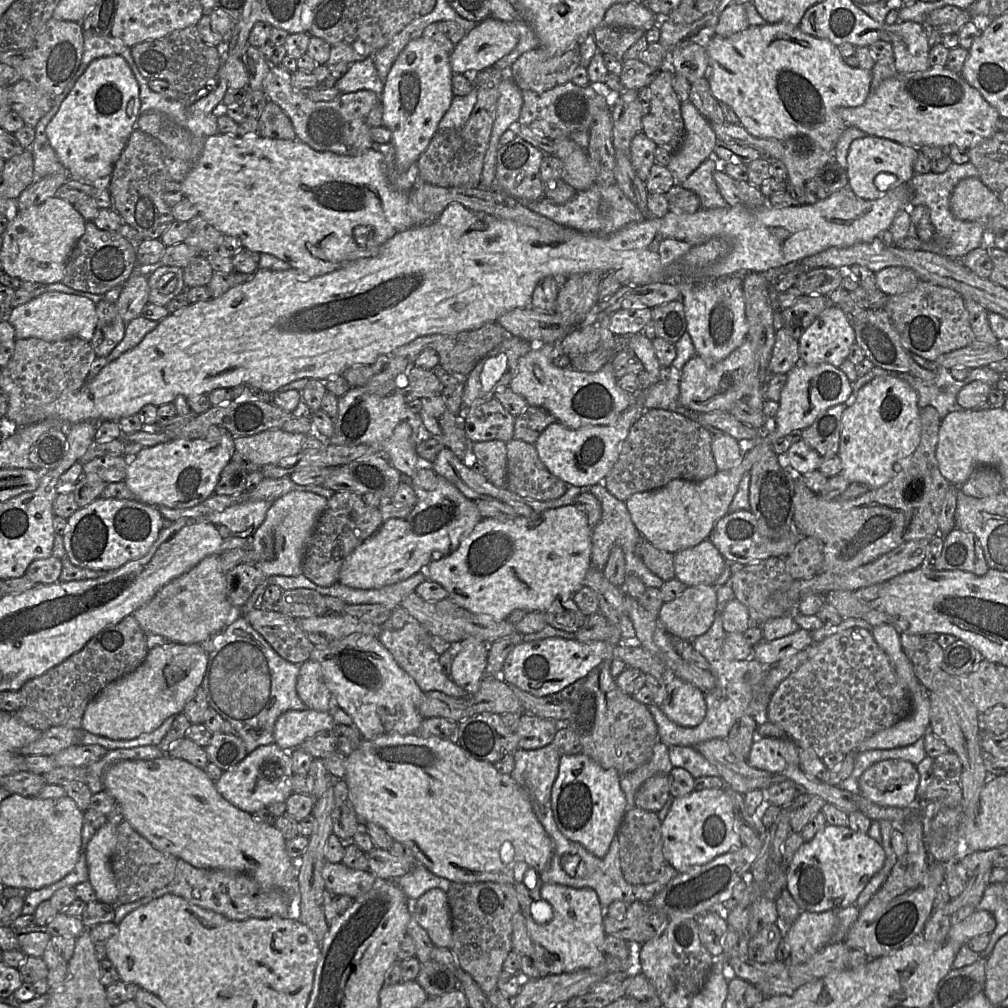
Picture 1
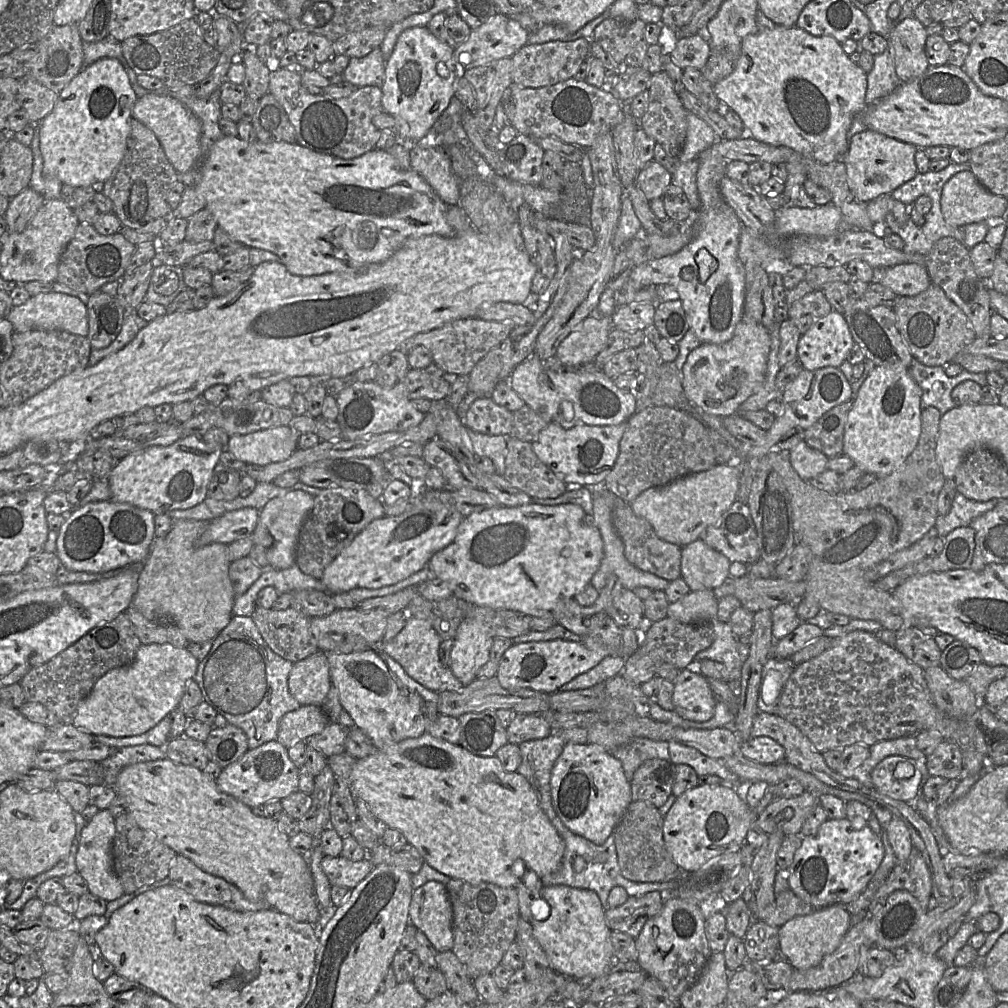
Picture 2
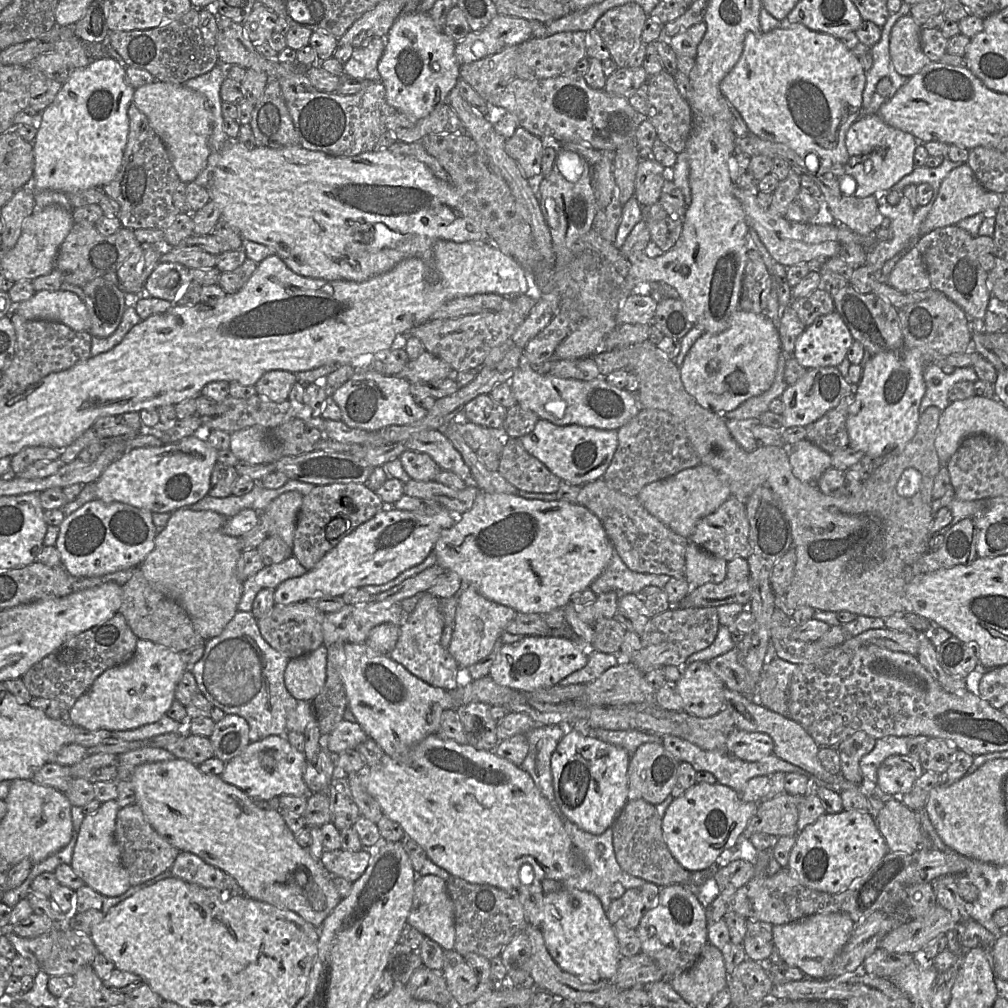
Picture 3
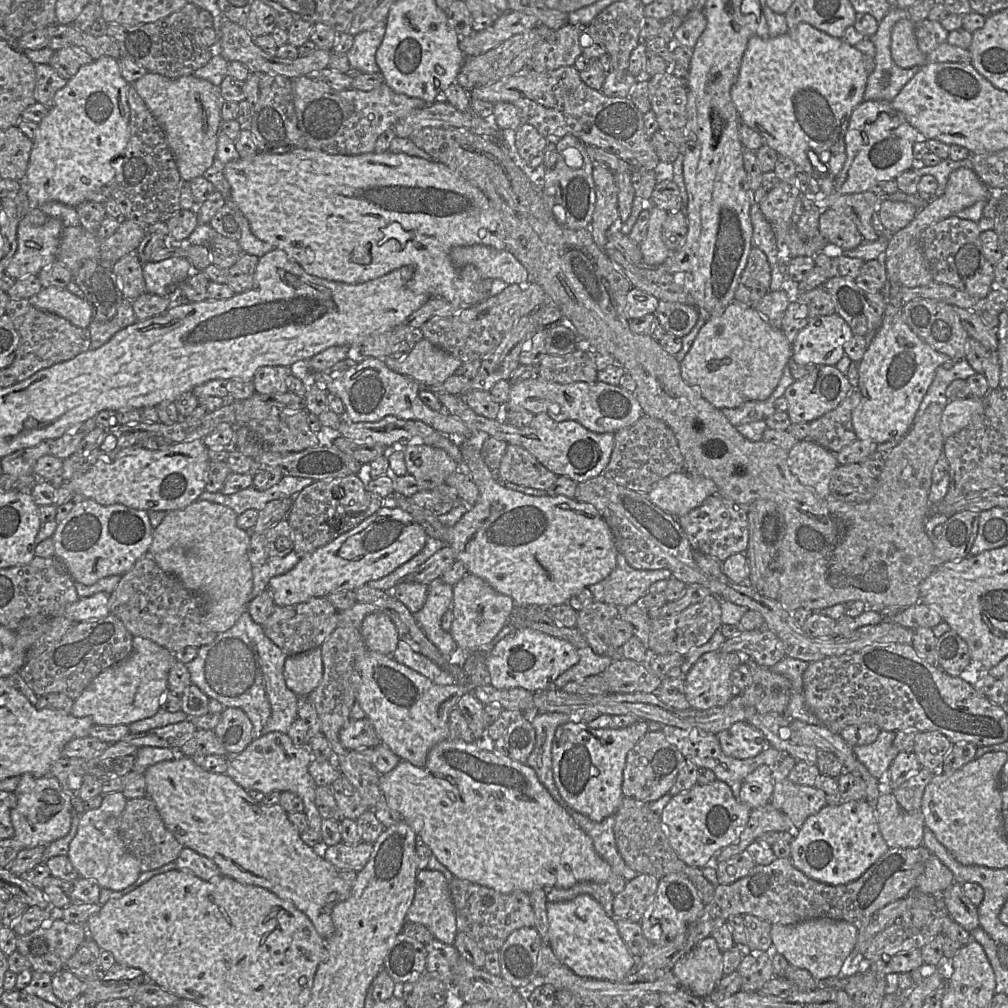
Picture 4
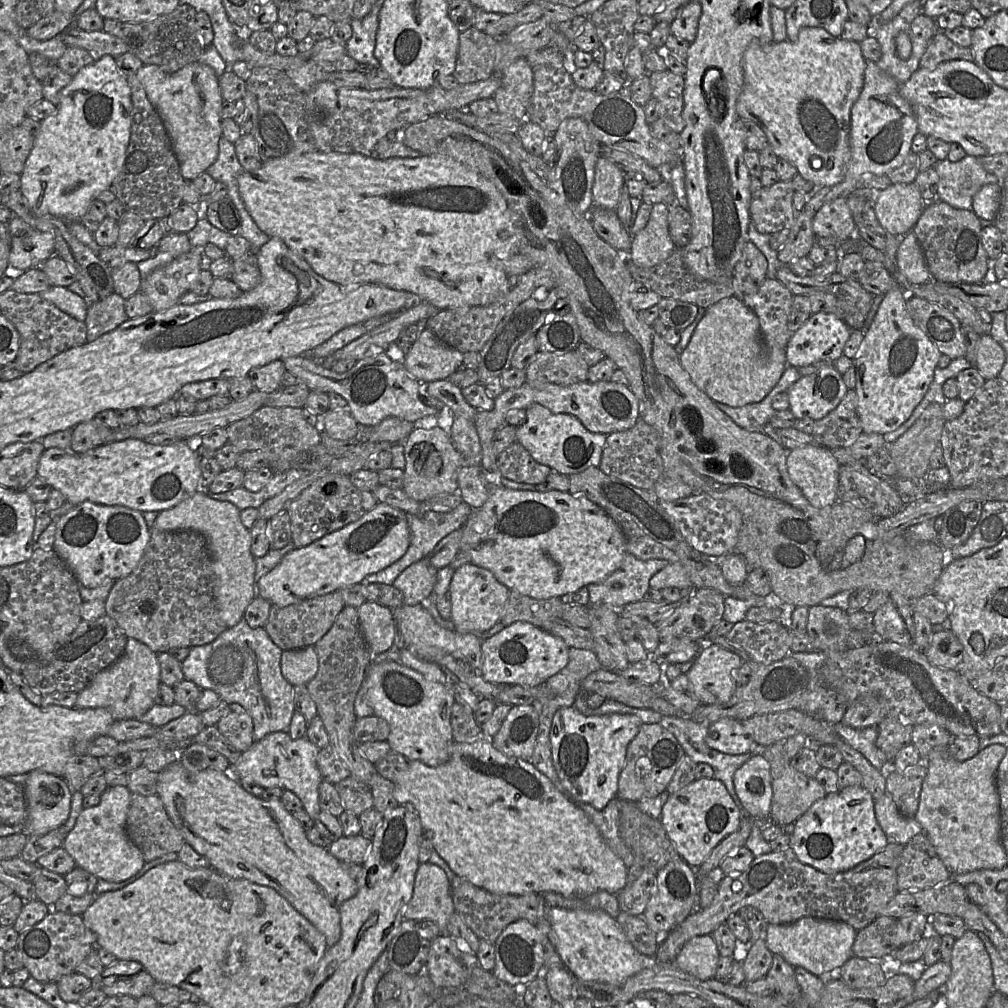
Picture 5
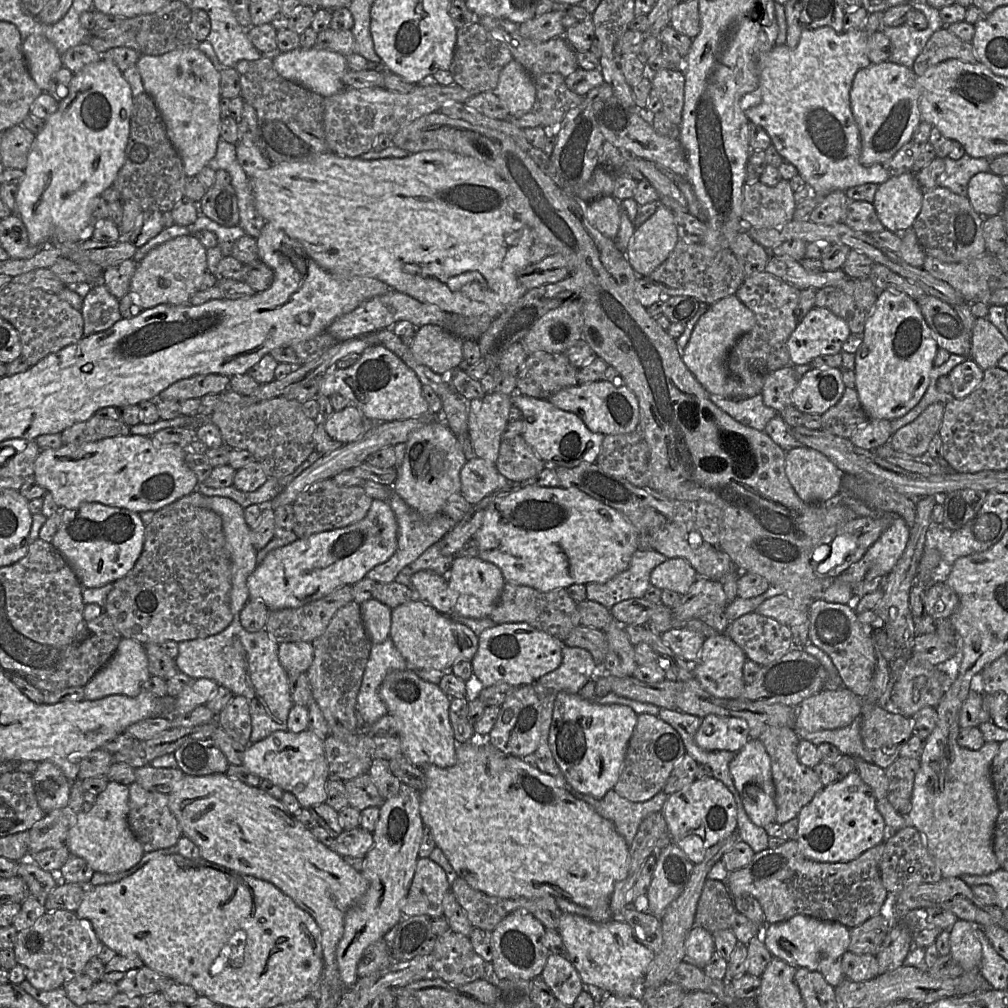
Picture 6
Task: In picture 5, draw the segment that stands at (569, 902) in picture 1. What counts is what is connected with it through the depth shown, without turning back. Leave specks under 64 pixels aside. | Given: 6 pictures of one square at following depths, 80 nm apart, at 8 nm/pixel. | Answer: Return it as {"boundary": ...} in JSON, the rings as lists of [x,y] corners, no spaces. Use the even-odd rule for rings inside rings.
{"boundary":[[[548,908],[548,921],[556,935],[556,952],[576,979],[622,985],[647,965],[650,957],[639,953],[628,941],[616,919],[603,910]]]}

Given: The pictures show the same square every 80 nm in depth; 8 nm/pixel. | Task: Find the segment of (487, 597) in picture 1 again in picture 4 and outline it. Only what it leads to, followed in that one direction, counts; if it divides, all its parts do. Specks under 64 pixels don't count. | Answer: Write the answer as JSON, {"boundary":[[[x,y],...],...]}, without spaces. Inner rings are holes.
{"boundary":[[[473,431],[473,435],[467,439],[456,439],[459,441],[459,447],[461,449],[461,454],[463,456],[463,462],[467,465],[471,478],[479,489],[479,498],[474,506],[472,506],[467,513],[465,513],[462,518],[452,527],[447,527],[440,523],[438,518],[434,516],[429,511],[419,507],[414,504],[410,497],[406,497],[401,493],[394,492],[392,498],[385,498],[384,505],[386,507],[397,507],[403,511],[409,513],[415,521],[417,521],[426,531],[429,537],[441,540],[445,545],[449,545],[455,553],[456,560],[462,561],[467,571],[474,574],[484,581],[486,581],[490,586],[492,586],[496,591],[510,596],[515,605],[542,605],[542,606],[555,606],[562,603],[568,603],[568,600],[580,593],[584,588],[588,588],[592,584],[598,583],[605,579],[616,567],[618,550],[615,544],[615,540],[611,529],[609,528],[607,522],[600,515],[597,509],[585,502],[577,501],[576,499],[568,498],[566,496],[533,496],[528,495],[519,491],[511,490],[501,485],[495,477],[495,472],[492,471],[485,463],[482,455],[481,448],[483,442],[489,437],[489,435],[483,431]]]}

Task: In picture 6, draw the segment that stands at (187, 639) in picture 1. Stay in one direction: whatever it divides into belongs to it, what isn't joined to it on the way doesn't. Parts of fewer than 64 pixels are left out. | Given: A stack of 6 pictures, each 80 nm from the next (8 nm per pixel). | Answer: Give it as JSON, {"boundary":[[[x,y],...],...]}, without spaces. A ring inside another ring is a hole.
{"boundary":[[[199,491],[185,495],[173,503],[161,508],[160,513],[167,510],[188,509],[188,508],[205,508],[214,511],[222,519],[223,532],[226,538],[227,550],[231,562],[231,589],[229,594],[229,606],[232,614],[239,615],[245,604],[249,601],[249,590],[247,579],[257,567],[257,551],[251,542],[251,528],[247,525],[244,518],[244,509],[234,500],[226,497],[208,497]]]}

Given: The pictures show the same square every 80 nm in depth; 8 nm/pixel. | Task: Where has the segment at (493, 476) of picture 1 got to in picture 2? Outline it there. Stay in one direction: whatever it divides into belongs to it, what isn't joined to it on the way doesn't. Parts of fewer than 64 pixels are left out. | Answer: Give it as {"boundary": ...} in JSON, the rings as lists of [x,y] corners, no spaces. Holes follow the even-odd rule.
{"boundary":[[[470,429],[468,435],[475,454],[489,457],[495,465],[496,474],[504,476],[508,437],[487,435]]]}

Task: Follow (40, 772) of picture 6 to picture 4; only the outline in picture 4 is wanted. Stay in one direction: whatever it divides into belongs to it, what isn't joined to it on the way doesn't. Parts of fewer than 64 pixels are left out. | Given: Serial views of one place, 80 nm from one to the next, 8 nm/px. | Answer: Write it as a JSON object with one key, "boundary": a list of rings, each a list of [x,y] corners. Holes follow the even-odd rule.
{"boundary":[[[25,773],[20,776],[14,793],[17,803],[11,811],[13,838],[23,848],[47,846],[68,834],[72,818],[72,796],[63,790],[56,778],[35,777],[30,773]]]}

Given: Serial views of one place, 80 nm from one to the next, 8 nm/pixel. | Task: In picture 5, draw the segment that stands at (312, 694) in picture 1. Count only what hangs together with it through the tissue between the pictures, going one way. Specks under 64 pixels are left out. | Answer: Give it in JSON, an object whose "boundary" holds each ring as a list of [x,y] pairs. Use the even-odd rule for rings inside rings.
{"boundary":[[[314,646],[286,650],[281,655],[281,673],[292,685],[307,685],[318,671],[318,656]]]}

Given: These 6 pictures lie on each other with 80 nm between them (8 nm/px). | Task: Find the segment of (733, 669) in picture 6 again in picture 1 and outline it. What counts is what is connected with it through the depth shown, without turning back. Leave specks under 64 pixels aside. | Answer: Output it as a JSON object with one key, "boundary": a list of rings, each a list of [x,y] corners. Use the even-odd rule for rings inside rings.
{"boundary":[[[676,676],[667,681],[667,696],[660,706],[664,714],[683,727],[695,727],[705,718],[705,693],[693,684]]]}

